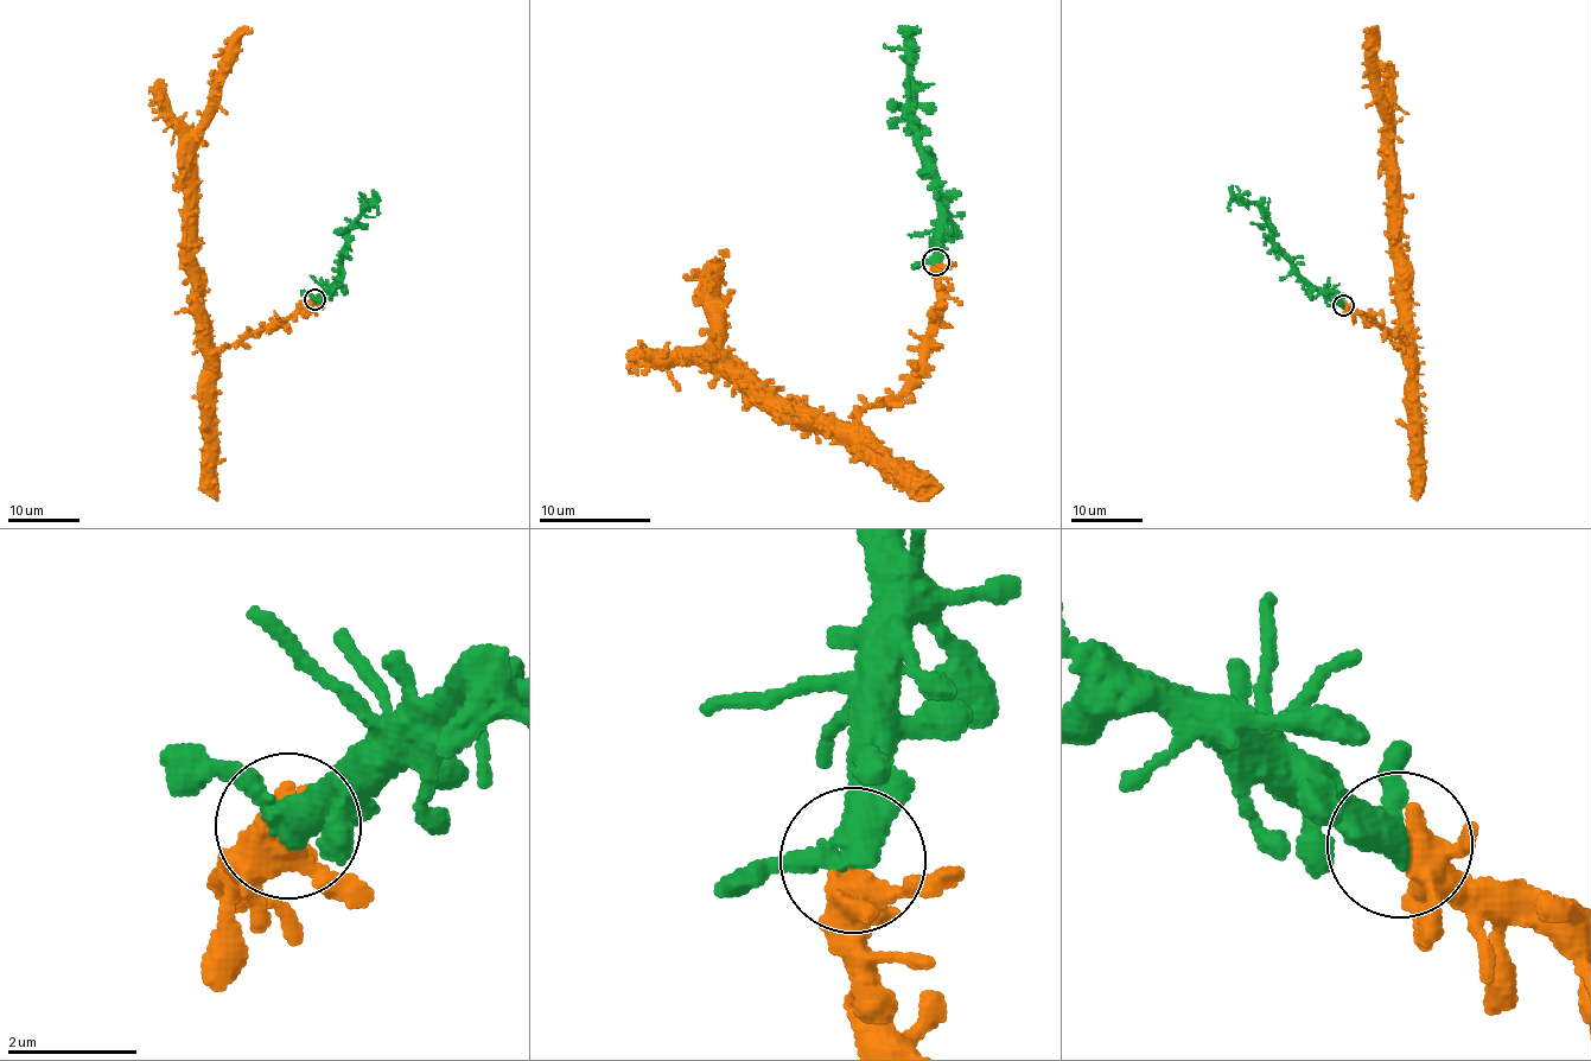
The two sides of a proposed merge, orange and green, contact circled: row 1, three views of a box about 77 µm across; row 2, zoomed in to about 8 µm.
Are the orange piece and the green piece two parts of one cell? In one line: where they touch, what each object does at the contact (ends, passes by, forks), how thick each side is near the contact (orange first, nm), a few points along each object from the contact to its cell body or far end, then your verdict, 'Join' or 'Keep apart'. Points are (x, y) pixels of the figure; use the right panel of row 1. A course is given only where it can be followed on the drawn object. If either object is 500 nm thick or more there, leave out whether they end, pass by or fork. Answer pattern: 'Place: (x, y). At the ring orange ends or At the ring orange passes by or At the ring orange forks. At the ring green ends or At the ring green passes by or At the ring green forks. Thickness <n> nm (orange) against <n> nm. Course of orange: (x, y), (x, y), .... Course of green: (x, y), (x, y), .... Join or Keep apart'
Place: (1343, 305). At the ring orange forks. At the ring green passes by. Thickness 360 nm (orange) against 400 nm. Course of orange: (1344, 304), (1369, 313), (1402, 340), (1397, 342), (1401, 348), (1389, 133), (1378, 99), (1378, 65), (1367, 27). Course of green: (1342, 305), (1318, 292), (1298, 273), (1293, 261), (1274, 241), (1273, 227), (1254, 203), (1230, 202), (1230, 211). Join

